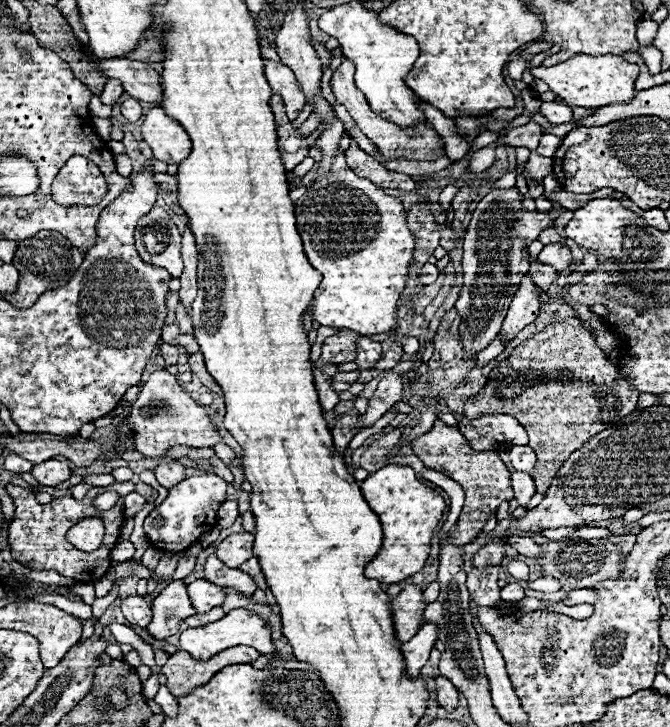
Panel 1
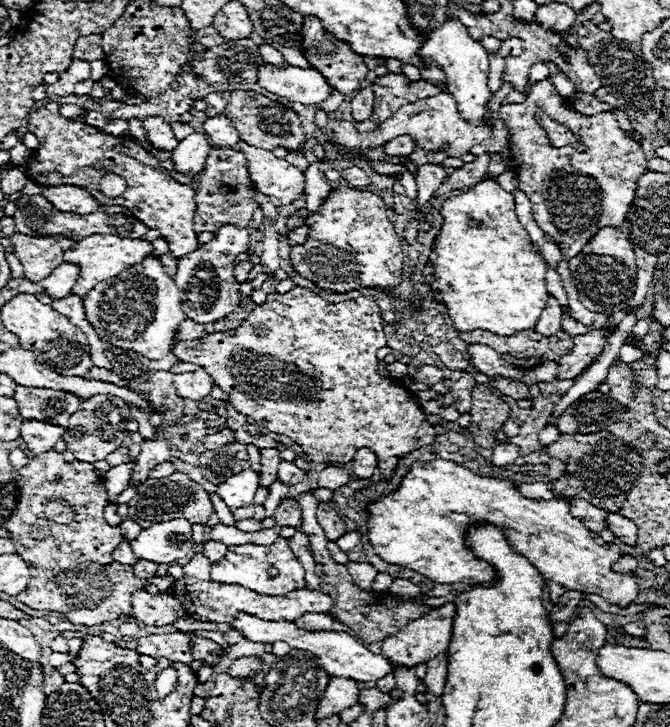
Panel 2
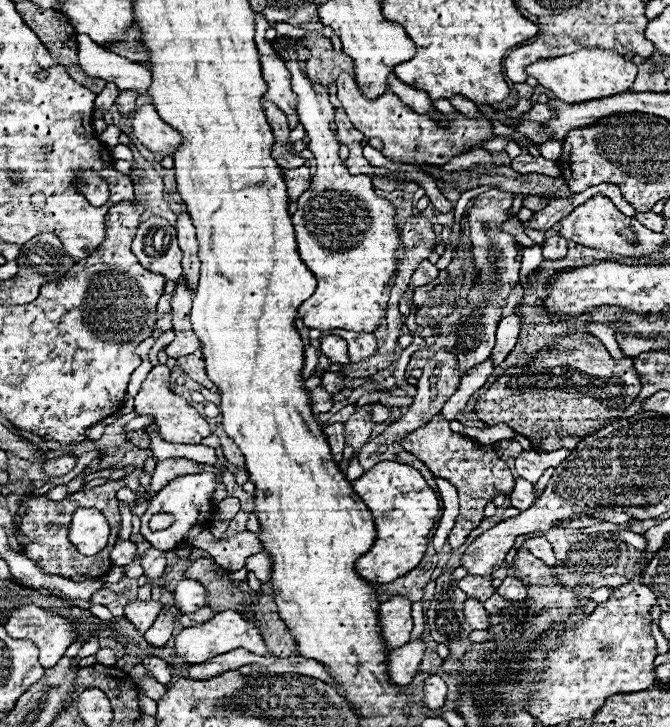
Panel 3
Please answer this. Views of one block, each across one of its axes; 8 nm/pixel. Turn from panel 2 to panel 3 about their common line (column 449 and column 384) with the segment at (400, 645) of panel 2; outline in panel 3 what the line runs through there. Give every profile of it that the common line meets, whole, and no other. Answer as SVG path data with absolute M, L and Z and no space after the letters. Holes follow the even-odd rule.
M394 596L388 602L380 604L380 628L382 628L382 642L388 650L400 648L408 644L412 632L412 602L408 598Z

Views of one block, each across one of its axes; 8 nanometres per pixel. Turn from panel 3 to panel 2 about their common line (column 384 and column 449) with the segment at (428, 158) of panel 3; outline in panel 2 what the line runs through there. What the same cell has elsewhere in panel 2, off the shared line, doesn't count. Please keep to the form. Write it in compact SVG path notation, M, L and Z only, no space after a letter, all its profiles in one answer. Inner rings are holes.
M440 92L436 96L422 98L422 100L416 100L412 104L402 106L392 118L380 122L374 132L358 132L350 122L338 120L338 122L334 122L334 128L332 128L332 136L334 136L332 142L344 150L364 150L364 148L382 148L392 138L404 136L404 134L410 136L418 148L434 150L434 152L446 152L448 156L462 158L464 154L470 152L472 146L490 138L492 130L488 126L474 126L474 124L462 120L454 98L448 92Z

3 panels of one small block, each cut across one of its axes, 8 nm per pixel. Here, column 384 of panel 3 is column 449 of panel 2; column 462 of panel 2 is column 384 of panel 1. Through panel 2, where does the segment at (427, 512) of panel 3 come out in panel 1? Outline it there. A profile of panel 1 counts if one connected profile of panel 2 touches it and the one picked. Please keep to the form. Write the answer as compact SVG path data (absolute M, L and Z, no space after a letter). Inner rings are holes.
M396 464L384 466L376 470L374 474L370 474L360 484L360 488L366 502L378 514L384 528L382 550L366 566L364 574L368 578L376 578L382 584L398 584L422 570L430 554L434 530L446 510L446 502L440 494L420 484L412 468L396 466Z

